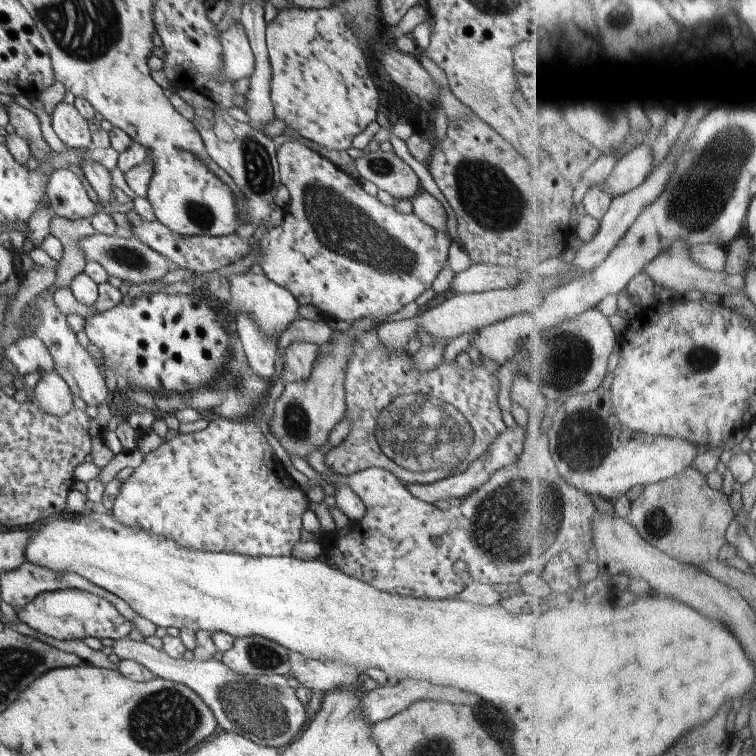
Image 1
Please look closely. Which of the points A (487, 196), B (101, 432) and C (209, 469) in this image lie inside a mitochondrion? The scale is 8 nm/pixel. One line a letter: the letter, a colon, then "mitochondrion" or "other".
A: mitochondrion
B: other
C: other

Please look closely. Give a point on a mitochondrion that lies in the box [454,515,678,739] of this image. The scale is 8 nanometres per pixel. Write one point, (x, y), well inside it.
(488, 714)

